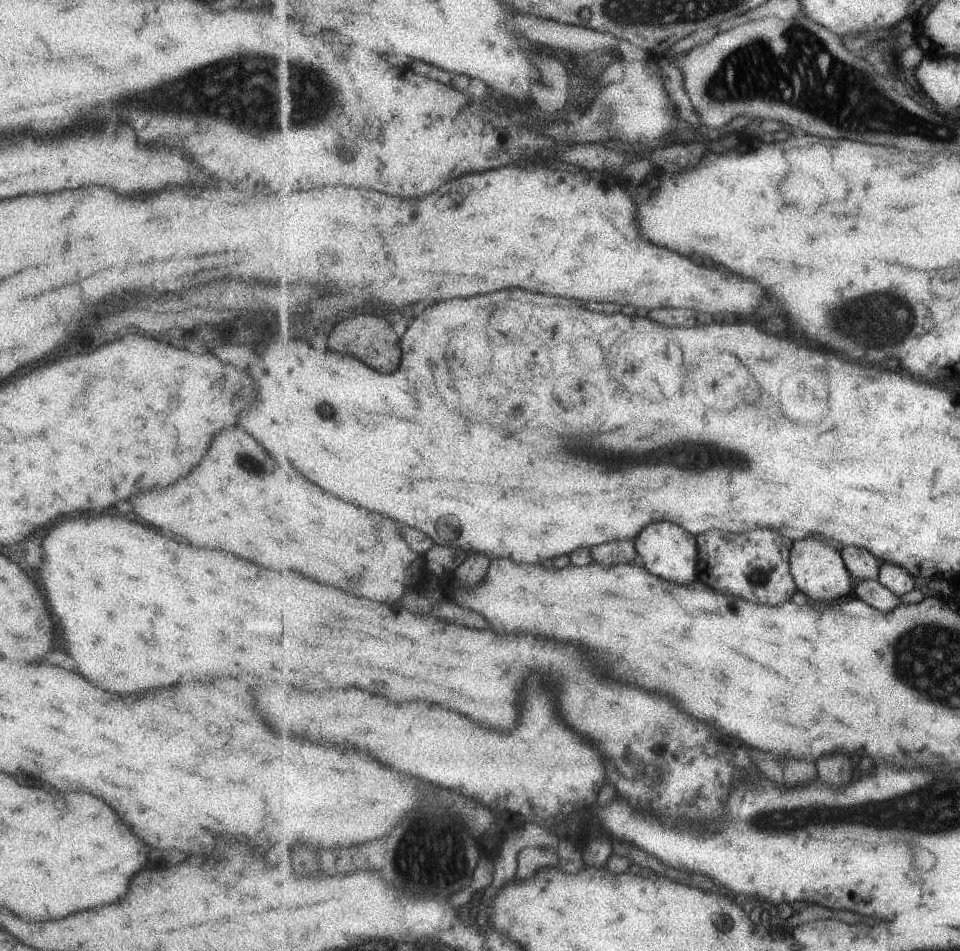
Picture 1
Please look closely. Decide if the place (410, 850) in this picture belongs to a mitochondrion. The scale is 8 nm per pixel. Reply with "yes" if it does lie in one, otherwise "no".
yes

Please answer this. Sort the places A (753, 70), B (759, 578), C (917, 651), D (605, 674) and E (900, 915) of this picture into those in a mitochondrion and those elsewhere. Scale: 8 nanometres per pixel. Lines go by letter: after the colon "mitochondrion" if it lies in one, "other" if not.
A: mitochondrion
B: mitochondrion
C: mitochondrion
D: other
E: other

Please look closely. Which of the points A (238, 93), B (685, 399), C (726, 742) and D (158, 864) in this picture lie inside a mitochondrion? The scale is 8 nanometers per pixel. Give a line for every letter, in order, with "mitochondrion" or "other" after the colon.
A: mitochondrion
B: other
C: other
D: other

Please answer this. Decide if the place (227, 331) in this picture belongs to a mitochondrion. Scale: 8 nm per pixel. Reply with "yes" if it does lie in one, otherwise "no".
no

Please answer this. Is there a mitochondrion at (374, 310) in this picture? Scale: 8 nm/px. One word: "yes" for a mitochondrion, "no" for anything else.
no

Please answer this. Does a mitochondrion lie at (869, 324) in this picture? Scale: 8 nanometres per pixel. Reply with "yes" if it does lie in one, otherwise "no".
yes

